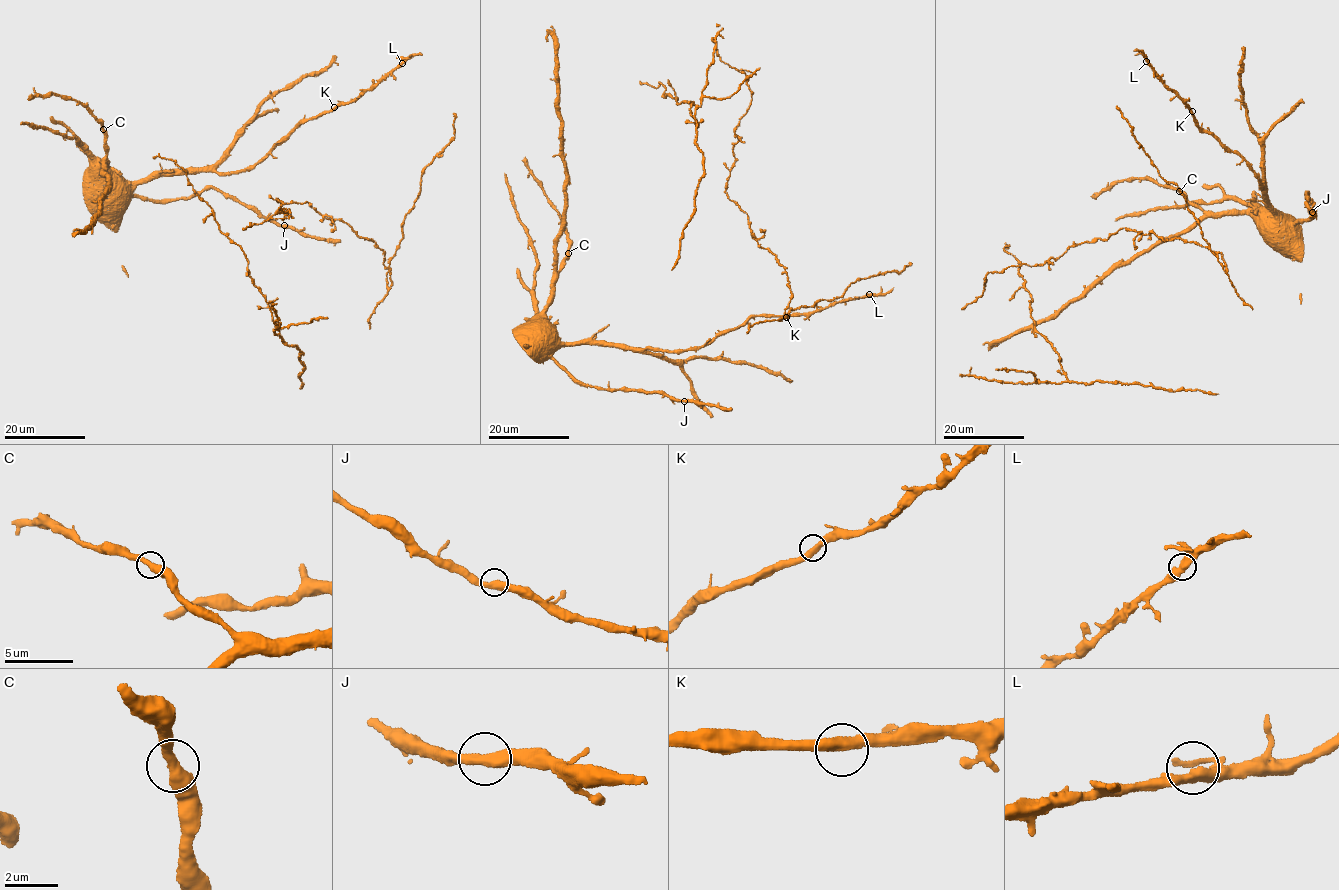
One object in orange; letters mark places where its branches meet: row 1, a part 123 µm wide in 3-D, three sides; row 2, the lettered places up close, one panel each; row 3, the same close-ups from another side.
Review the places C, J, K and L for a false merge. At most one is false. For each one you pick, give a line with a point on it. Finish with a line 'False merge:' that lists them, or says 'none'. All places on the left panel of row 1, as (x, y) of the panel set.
False merge: none

